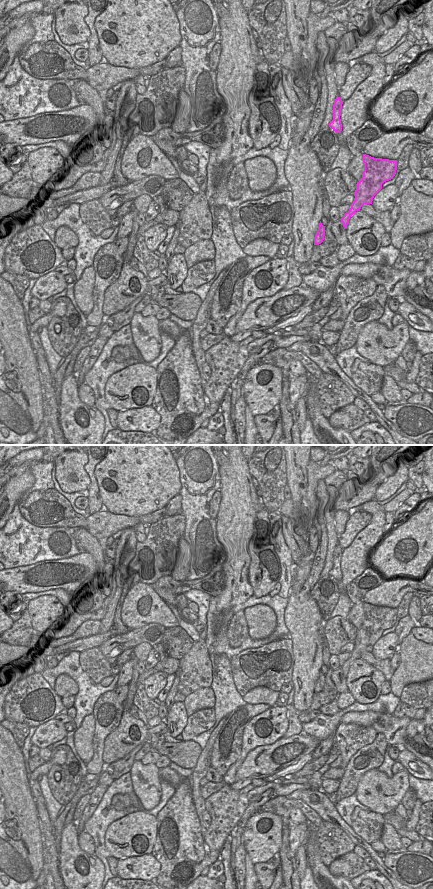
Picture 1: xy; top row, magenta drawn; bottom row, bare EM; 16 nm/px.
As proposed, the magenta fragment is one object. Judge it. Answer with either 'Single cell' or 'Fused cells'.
Single cell.

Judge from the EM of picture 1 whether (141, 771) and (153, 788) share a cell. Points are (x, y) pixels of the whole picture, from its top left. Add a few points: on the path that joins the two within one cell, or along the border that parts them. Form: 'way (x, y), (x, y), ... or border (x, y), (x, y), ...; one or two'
way (143, 775), (151, 784); one

